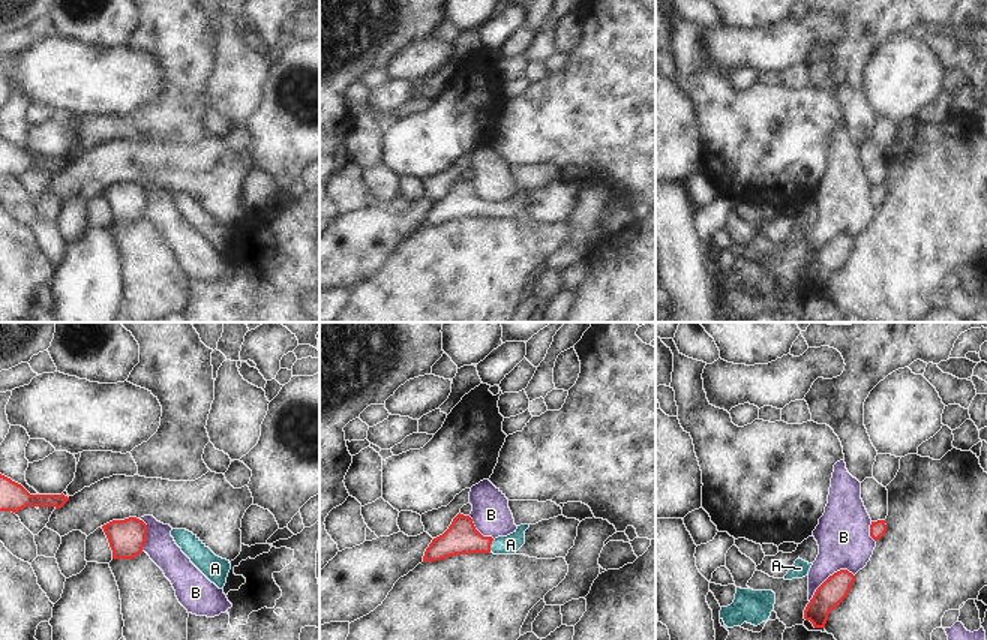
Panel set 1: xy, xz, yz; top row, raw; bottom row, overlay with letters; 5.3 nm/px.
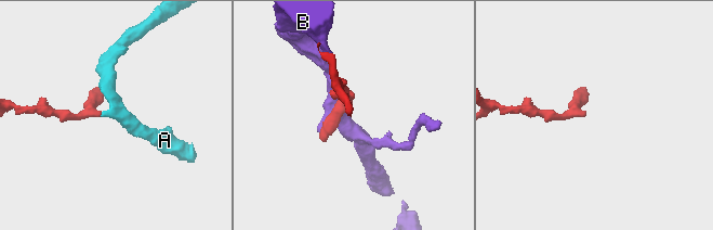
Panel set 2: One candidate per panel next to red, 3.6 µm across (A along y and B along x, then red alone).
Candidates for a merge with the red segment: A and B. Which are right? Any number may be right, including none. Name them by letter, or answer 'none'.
A

